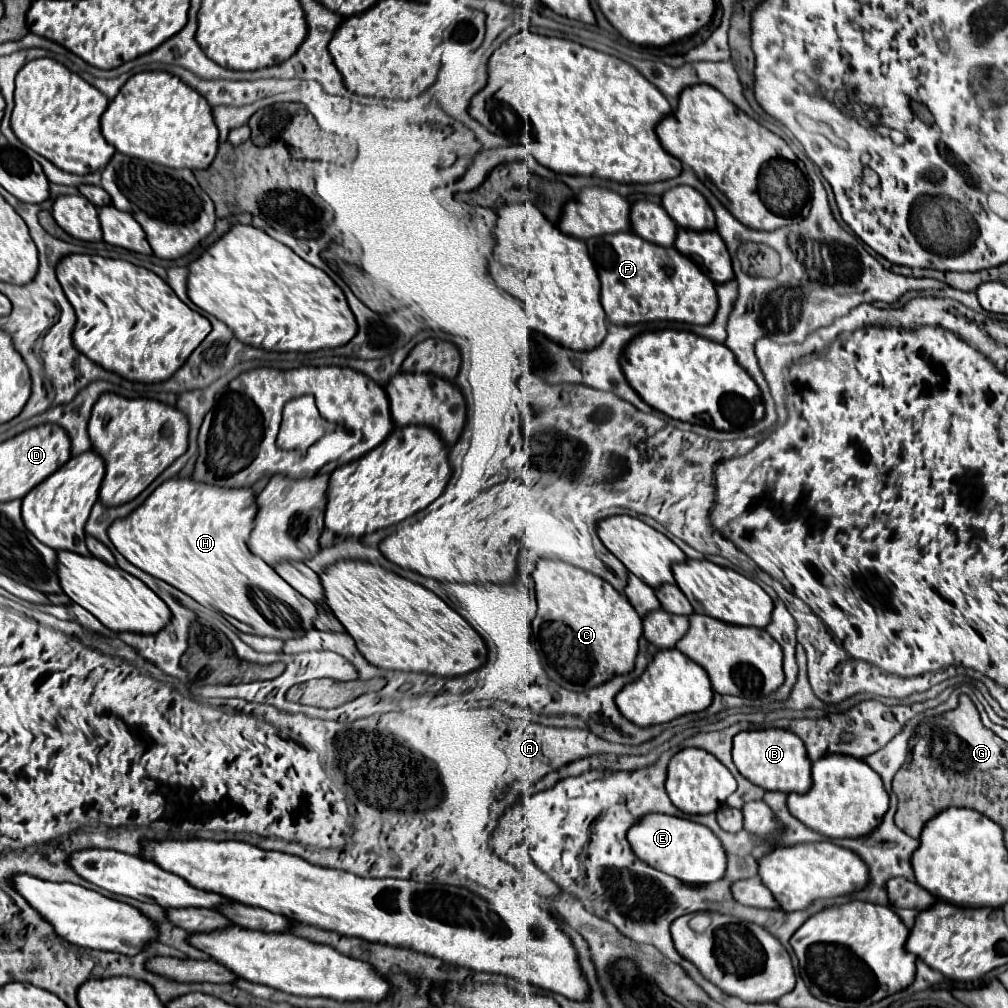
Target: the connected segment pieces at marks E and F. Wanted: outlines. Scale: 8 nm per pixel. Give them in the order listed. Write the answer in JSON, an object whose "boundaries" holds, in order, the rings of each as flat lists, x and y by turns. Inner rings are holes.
{"boundaries":[[[651,814,645,816,639,824,635,824,629,834,629,844,633,852,653,866,655,870,661,870,669,876,679,878,685,884,709,884,717,882,725,876,727,870,727,852,721,846,719,838,703,824,685,820,685,818,675,818,675,816,665,816,665,814]],[[633,232,605,234,587,240,589,254,599,272,601,280,601,306,607,314,607,320,617,326,631,326,639,322,657,322,657,320,673,320,687,324,709,324,717,312,717,292,715,284,683,254,677,254,675,248,663,248,643,238,637,238]]]}

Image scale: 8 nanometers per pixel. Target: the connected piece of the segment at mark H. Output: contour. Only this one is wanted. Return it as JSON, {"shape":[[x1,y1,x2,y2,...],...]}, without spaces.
{"shape":[[171,478,157,486,137,510,113,522,107,534,115,550,133,566,175,586,199,604,213,606,237,630,281,640,299,638,313,628,315,604,311,604,307,598,301,598,301,594,297,594,291,586,285,586,285,582,277,578,277,572,269,564,249,552,247,538,253,528,255,514,257,504,251,488,219,488,195,482,191,478]]}

